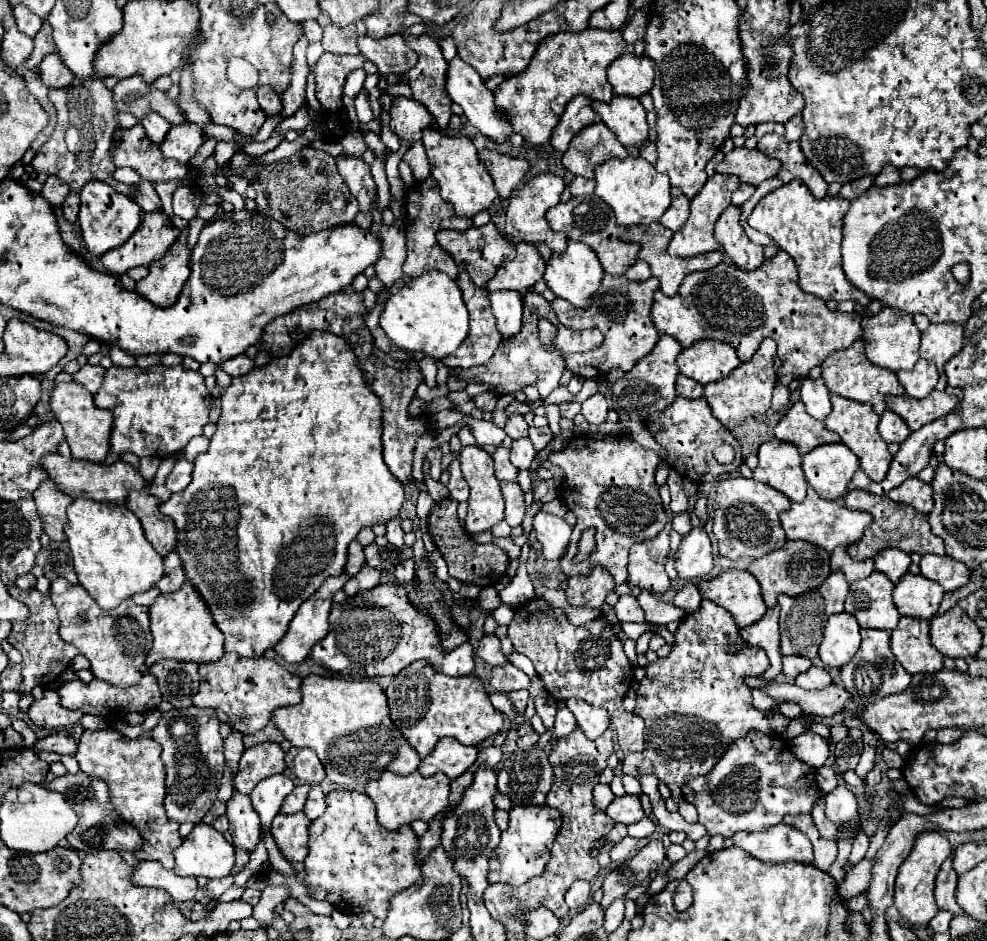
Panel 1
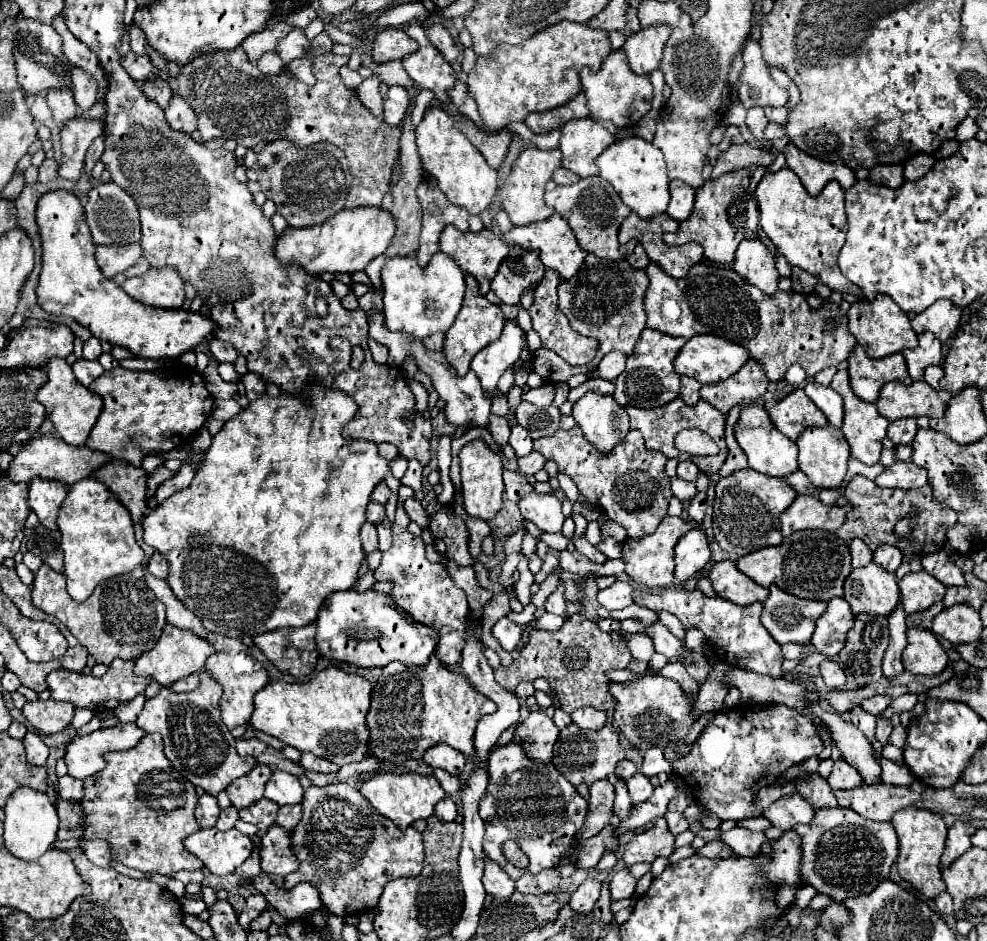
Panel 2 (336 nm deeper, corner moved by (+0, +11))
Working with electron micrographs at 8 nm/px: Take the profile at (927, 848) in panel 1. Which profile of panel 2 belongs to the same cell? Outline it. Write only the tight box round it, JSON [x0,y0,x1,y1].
[891,808,947,898]

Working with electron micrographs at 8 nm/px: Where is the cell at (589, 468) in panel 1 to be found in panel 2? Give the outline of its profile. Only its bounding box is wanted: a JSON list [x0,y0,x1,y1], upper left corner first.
[535,426,671,538]

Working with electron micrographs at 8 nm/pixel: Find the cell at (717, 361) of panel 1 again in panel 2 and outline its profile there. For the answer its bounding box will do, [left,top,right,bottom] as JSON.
[675,334,749,384]

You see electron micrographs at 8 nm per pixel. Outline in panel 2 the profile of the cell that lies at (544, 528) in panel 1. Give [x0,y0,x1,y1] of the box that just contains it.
[519,490,565,532]

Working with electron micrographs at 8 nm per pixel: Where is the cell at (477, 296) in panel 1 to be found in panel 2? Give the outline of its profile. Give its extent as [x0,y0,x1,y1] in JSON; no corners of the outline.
[443,274,505,376]

